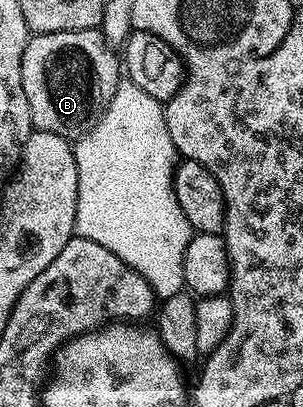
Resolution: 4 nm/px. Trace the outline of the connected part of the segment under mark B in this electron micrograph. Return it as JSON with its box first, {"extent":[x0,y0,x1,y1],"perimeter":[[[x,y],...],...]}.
{"extent":[22,28,120,142],"perimeter":[[[98,28],[72,30],[71,32],[40,32],[31,35],[22,59],[22,81],[24,94],[28,97],[31,125],[39,132],[60,134],[65,140],[74,142],[85,136],[106,112],[120,83],[120,60],[110,52]]]}

